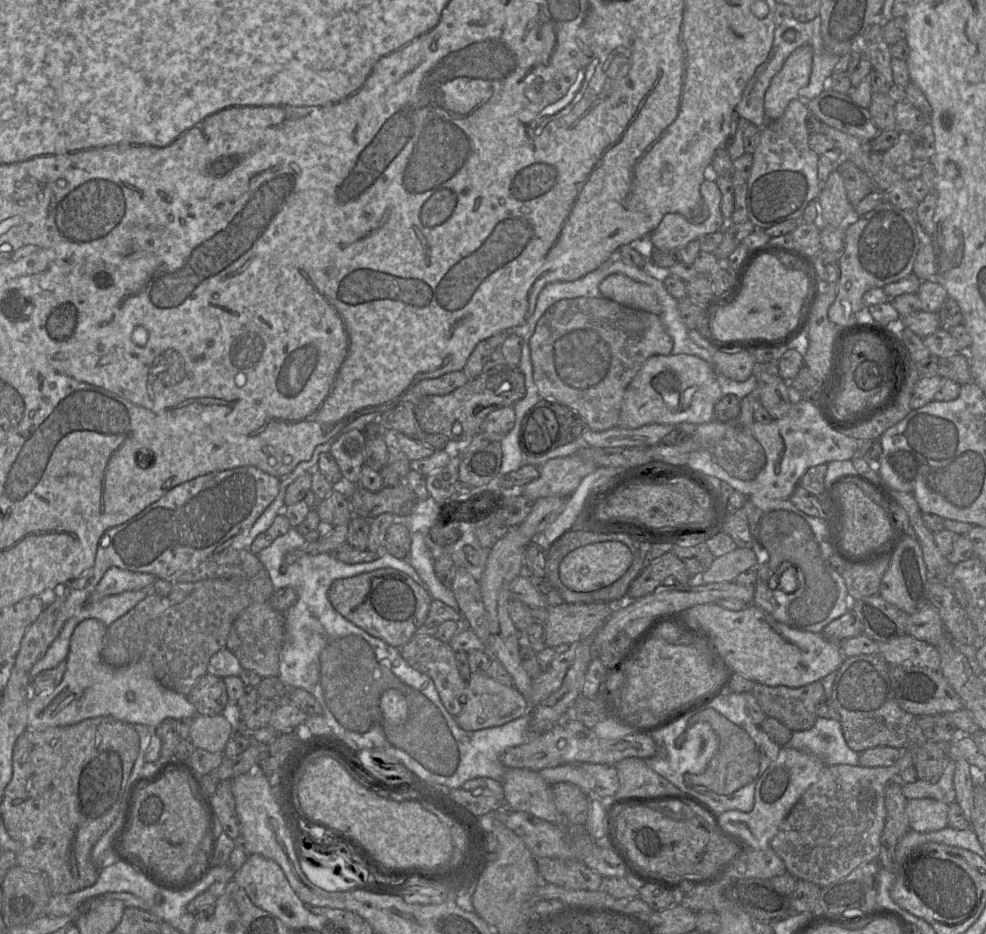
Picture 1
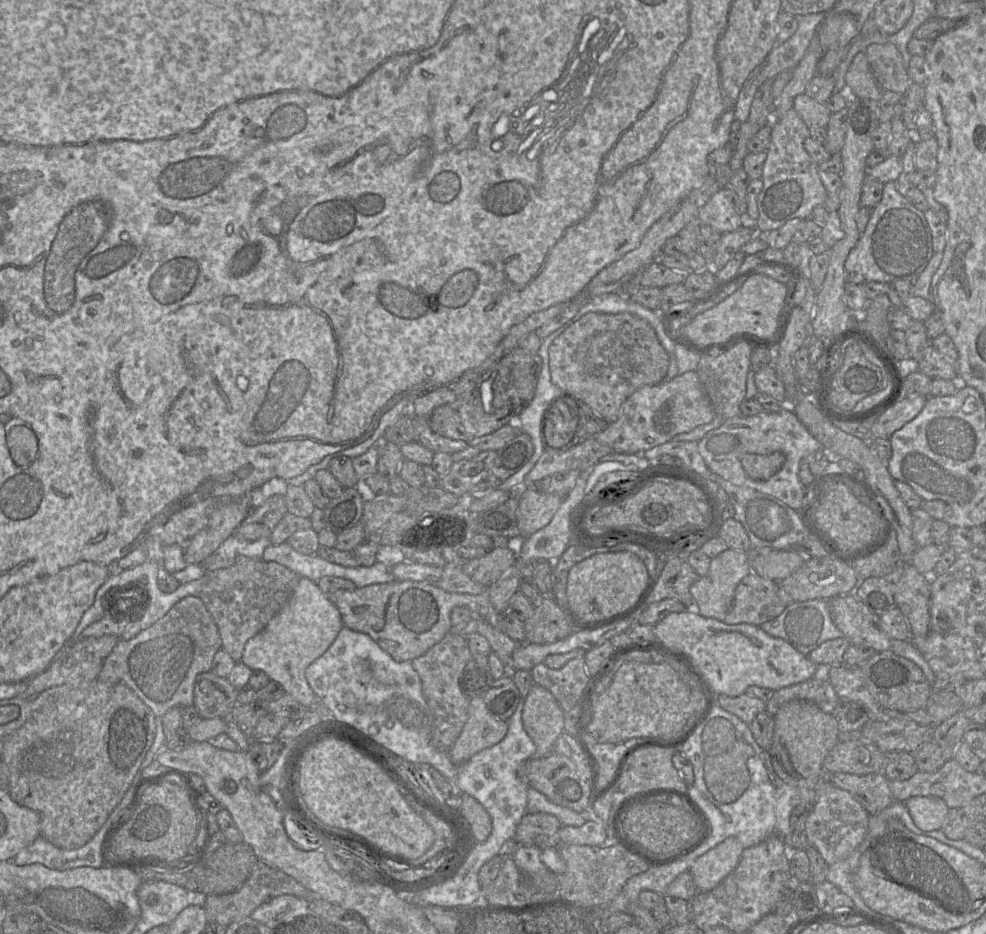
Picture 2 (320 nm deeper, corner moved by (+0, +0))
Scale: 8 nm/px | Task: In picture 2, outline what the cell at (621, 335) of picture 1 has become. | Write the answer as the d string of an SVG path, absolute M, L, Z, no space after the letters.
M586 313L553 340L549 347L548 359L552 382L561 390L573 393L576 399L608 423L618 419L622 404L635 390L664 381L669 365L668 353L654 328L631 313Z

